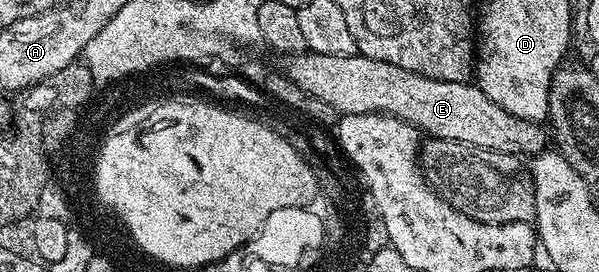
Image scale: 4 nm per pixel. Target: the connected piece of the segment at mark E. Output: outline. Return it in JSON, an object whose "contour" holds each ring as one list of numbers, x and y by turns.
{"contour":[[305,52,291,55,287,62,288,78,303,91,330,104,340,116,389,114,409,122,425,135,499,154,535,156,546,146,546,134,540,131,540,122,519,118,504,108,498,108,498,104,485,98,479,86,471,81,435,82,430,76,398,68,398,64,386,64,386,60,368,58,359,52,350,56,322,56]]}

